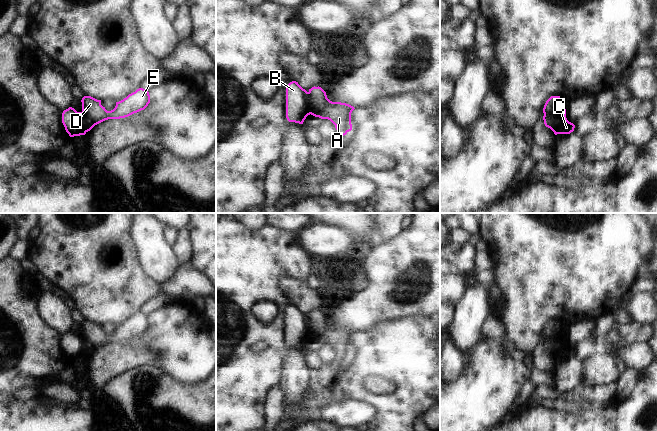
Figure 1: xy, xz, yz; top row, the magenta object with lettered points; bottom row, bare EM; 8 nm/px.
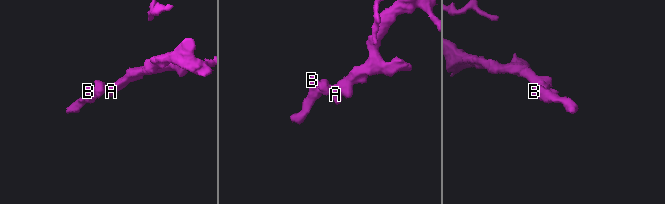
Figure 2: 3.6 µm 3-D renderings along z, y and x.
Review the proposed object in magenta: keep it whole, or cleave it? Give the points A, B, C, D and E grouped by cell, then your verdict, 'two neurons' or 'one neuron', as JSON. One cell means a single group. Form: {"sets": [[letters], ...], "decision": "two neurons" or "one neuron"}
{"sets": [["A", "D", "E"], ["B", "C"]], "decision": "two neurons"}

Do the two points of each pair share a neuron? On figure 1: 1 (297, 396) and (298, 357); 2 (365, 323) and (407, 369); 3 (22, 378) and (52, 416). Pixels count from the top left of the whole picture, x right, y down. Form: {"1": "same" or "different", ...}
{"1": "same", "2": "different", "3": "different"}

